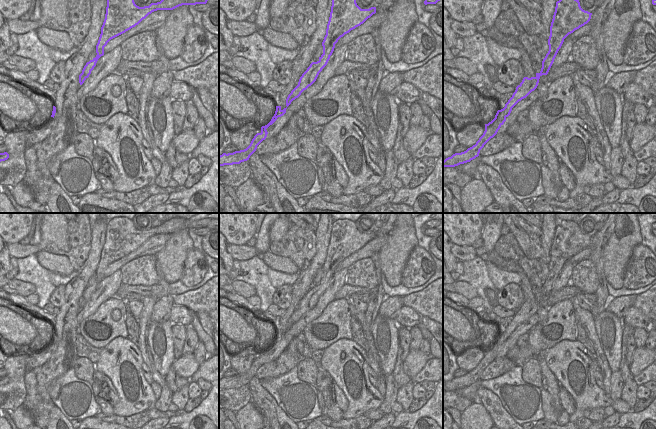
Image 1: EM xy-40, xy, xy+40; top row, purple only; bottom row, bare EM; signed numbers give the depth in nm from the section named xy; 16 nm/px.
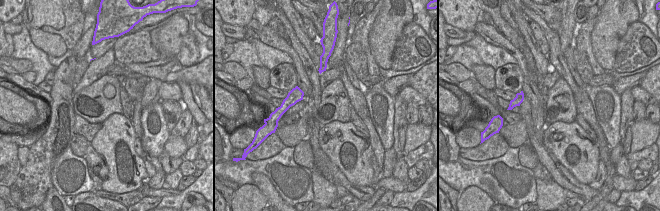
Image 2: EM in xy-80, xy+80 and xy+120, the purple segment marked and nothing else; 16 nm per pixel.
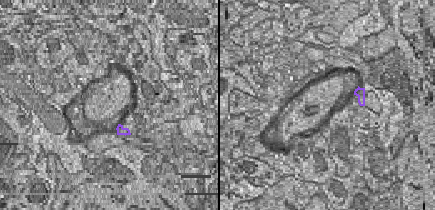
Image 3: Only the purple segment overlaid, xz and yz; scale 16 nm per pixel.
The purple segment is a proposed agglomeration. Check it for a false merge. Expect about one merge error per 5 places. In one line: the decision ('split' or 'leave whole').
leave whole

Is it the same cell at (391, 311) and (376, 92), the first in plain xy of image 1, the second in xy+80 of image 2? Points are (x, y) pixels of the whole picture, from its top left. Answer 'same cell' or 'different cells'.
different cells

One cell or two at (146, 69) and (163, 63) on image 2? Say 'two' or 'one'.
one

